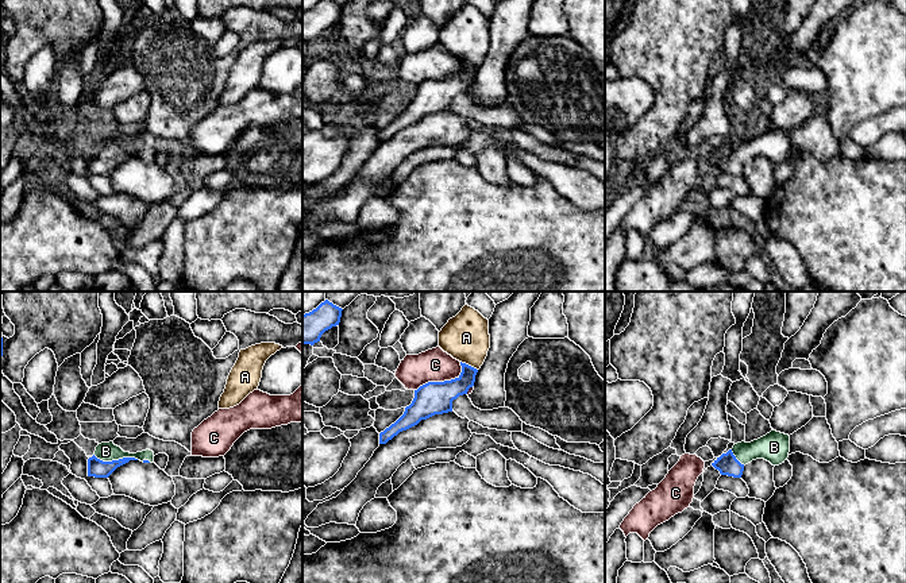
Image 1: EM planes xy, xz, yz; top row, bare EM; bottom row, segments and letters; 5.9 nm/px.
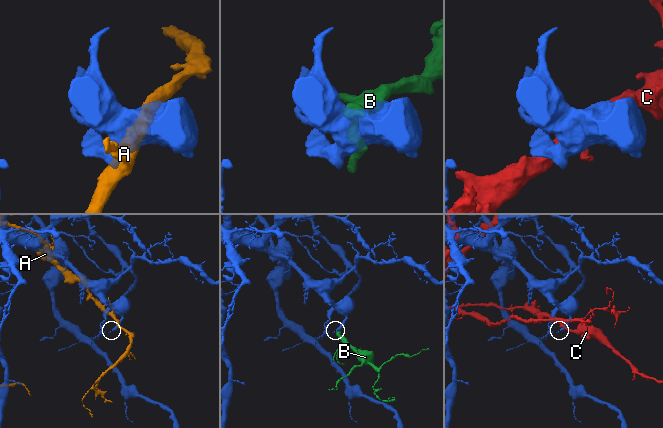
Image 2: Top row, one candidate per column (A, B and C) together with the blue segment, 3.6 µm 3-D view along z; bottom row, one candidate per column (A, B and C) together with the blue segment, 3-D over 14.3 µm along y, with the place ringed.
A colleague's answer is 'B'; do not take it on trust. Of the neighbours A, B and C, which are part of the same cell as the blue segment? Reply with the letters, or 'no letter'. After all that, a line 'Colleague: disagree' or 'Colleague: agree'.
B
Colleague: agree

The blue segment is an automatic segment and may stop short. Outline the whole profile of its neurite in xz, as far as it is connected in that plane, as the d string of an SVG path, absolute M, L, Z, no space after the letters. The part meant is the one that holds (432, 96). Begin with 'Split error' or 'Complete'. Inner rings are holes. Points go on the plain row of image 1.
Complete. M462 61L462 70L458 76L444 80L428 80L415 88L415 96L405 105L404 112L389 126L379 131L379 142L386 142L400 130L417 123L435 112L452 109L452 99L467 92L474 84L477 66Z

